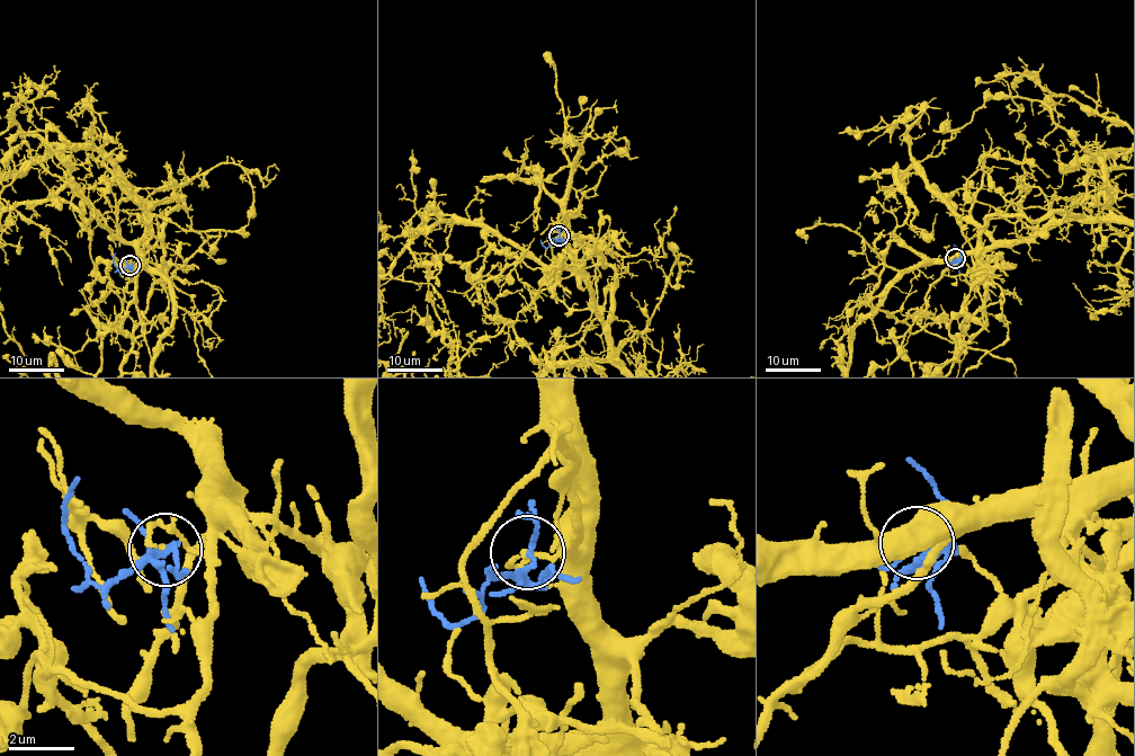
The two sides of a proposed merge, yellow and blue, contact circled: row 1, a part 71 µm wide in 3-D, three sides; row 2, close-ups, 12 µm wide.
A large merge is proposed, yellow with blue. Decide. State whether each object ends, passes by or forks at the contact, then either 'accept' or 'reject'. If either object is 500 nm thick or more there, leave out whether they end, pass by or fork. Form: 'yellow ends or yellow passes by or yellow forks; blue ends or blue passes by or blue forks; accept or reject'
yellow ends; blue forks; reject

